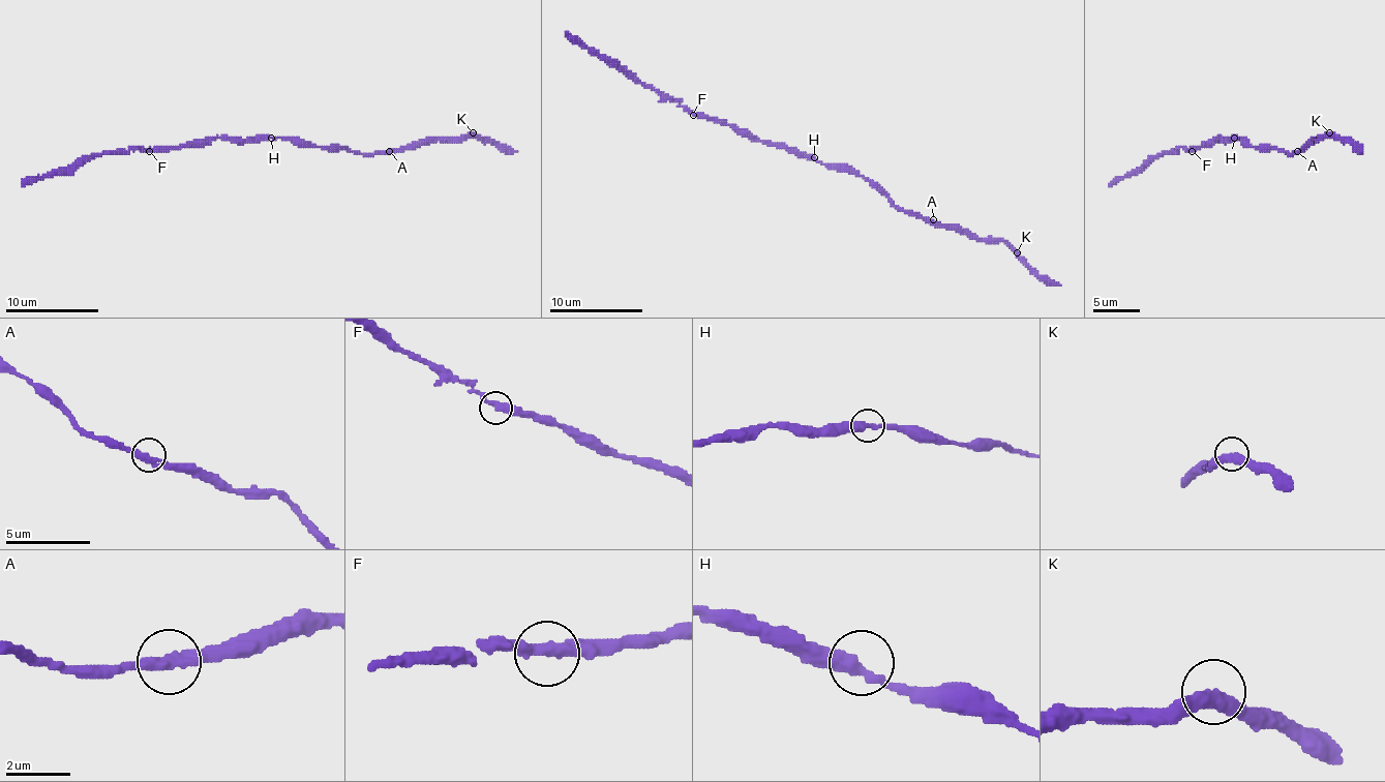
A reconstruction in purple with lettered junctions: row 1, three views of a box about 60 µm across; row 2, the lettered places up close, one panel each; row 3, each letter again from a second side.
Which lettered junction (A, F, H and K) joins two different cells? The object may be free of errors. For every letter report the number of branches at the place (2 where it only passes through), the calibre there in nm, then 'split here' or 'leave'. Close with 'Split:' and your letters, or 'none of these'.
A: branches 2; calibre 360 nm; leave
F: branches 2; calibre 360 nm; leave
H: branches 2; calibre 380 nm; leave
K: branches 2; calibre 360 nm; leave
Split: none of these

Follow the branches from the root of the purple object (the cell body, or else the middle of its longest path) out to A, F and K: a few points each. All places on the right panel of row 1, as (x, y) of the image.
A: (1237, 138), (1253, 147), (1276, 147), (1288, 153), (1297, 151)
F: (1237, 138), (1215, 138), (1193, 151)
K: (1237, 138), (1253, 147), (1276, 147), (1295, 153), (1308, 142), (1323, 140), (1329, 132)

